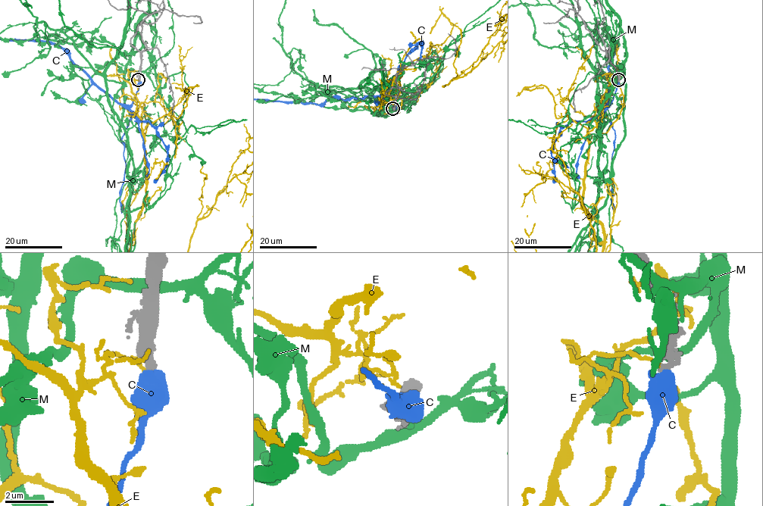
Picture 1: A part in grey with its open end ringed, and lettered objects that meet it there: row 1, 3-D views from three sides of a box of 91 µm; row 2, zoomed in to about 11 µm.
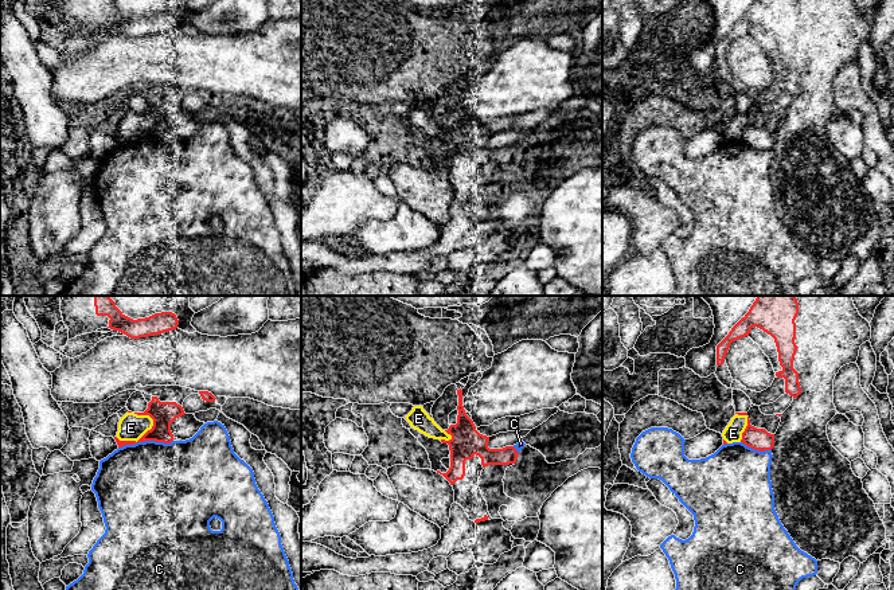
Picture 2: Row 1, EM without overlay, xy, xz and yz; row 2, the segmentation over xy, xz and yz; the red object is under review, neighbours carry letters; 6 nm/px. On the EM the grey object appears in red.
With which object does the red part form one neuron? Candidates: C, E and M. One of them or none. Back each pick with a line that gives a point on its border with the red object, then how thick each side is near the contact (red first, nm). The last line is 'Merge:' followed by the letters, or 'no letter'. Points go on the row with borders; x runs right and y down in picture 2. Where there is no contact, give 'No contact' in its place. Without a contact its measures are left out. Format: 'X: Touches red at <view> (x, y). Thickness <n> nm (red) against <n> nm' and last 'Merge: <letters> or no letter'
Merge: no letter

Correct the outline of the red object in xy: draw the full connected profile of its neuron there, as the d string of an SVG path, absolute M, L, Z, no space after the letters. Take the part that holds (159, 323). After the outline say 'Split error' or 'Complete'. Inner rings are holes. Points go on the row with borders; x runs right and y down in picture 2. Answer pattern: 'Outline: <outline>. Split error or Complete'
Outline: M65 296L60 312L62 321L69 328L69 340L101 328L110 328L130 339L140 339L169 332L179 325L172 312L133 320L125 316L109 296Z. Split error

